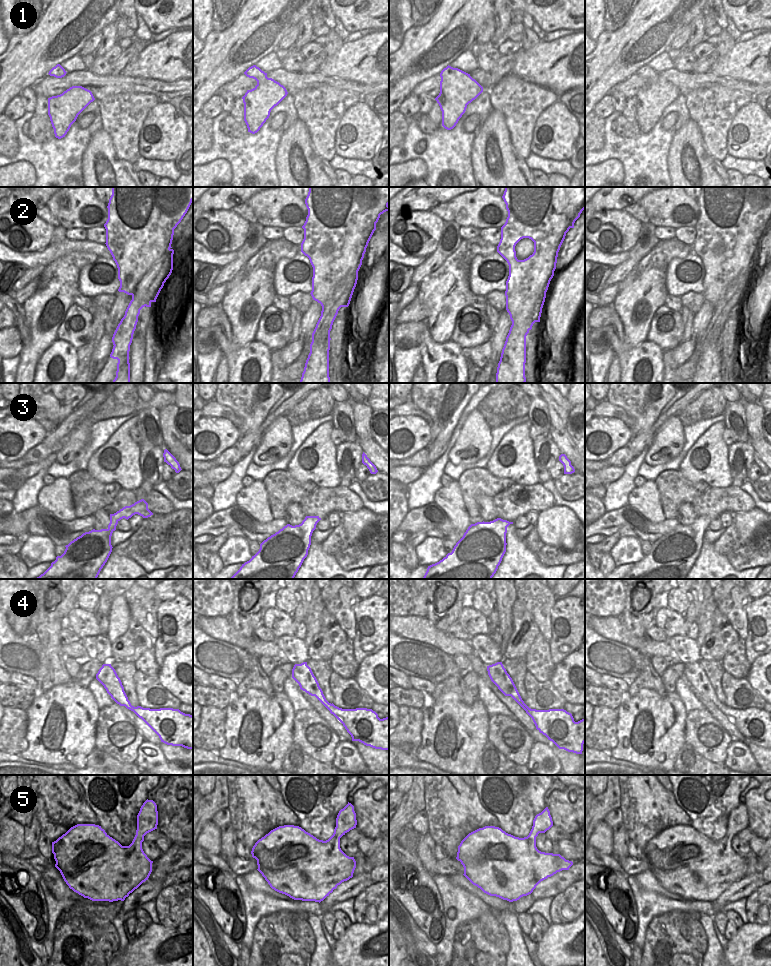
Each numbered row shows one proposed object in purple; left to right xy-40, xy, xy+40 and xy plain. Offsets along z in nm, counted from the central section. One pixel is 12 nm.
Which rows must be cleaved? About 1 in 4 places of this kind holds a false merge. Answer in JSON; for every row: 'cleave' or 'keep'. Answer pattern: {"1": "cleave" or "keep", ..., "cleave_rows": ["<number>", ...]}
{"1": "keep", "2": "cleave", "3": "keep", "4": "keep", "5": "keep", "cleave_rows": ["2"]}

